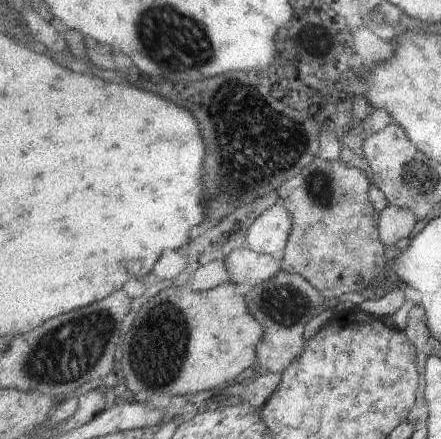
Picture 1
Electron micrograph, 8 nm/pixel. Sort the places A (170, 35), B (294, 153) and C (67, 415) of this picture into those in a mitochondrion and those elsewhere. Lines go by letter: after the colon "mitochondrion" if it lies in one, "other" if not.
A: mitochondrion
B: mitochondrion
C: other

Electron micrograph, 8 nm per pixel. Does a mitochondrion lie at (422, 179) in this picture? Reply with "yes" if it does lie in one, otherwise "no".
yes

